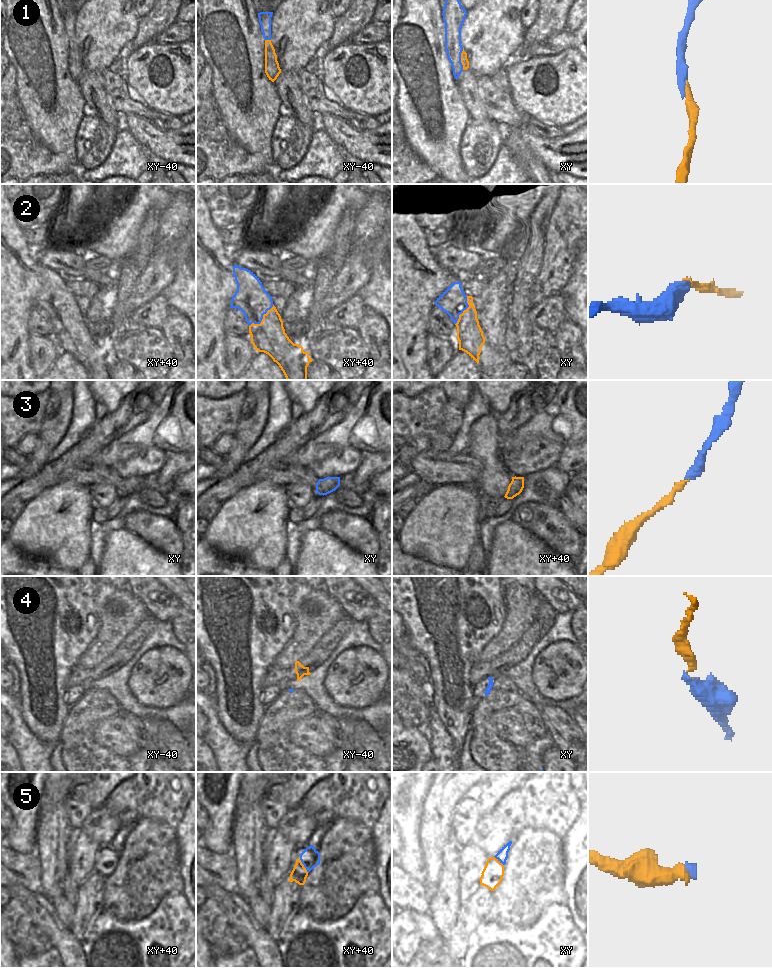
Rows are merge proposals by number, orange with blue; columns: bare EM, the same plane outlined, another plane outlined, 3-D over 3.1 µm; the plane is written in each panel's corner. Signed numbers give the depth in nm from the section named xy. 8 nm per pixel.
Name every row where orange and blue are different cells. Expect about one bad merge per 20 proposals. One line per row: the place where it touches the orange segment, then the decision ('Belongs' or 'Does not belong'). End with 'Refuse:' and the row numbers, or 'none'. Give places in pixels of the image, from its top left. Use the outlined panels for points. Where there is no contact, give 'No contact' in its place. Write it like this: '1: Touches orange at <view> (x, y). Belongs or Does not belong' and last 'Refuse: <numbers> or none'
1: Touches orange at xy (461, 60). Belongs
2: Touches orange at xy+40 (262, 319). Belongs
3: No contact. Belongs
4: No contact. Belongs
5: Touches orange at xy+40 (303, 866). Belongs
Refuse: none

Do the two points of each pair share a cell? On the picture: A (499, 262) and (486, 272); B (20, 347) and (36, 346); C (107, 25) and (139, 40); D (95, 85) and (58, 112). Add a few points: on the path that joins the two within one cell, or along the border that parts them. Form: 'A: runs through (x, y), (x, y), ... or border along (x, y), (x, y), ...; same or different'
A: runs through (496, 263), (489, 269); same
B: border along (28, 336), (28, 360), (33, 369); different
C: border along (139, 20), (137, 34), (121, 53), (120, 57); different
D: border along (76, 82), (87, 113); different

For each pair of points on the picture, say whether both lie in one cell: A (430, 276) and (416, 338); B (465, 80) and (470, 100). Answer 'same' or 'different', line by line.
A: same
B: same

